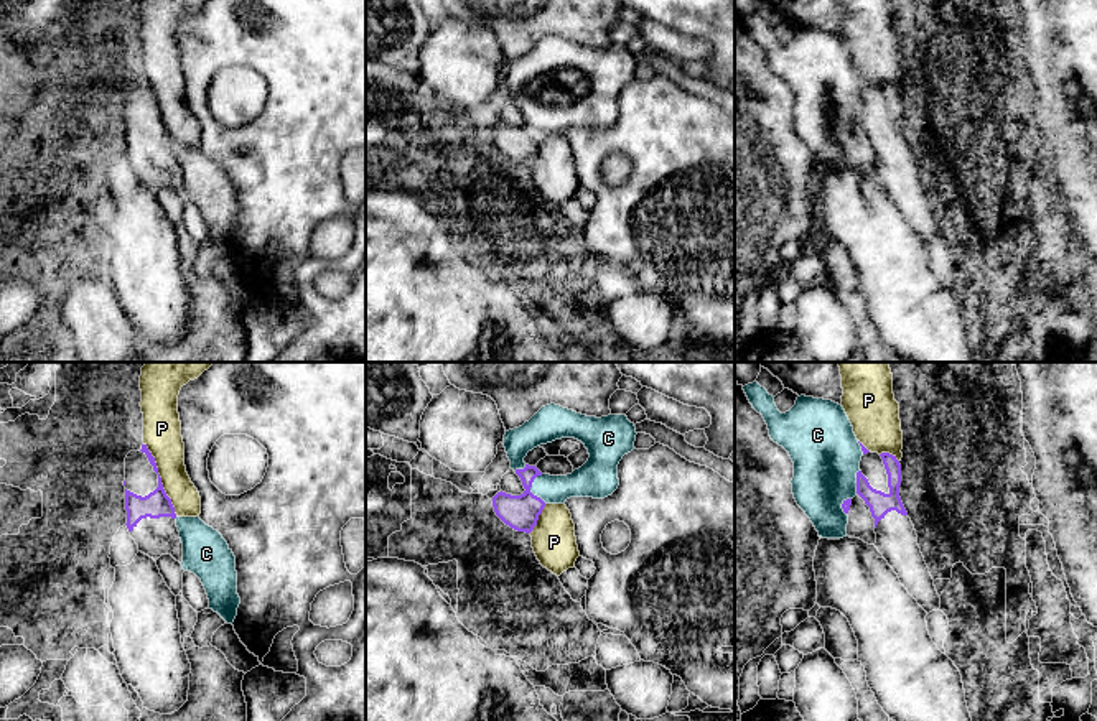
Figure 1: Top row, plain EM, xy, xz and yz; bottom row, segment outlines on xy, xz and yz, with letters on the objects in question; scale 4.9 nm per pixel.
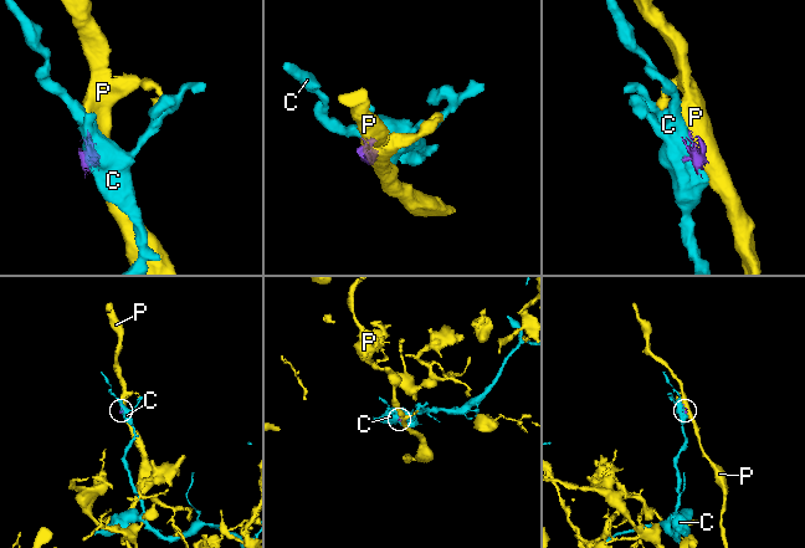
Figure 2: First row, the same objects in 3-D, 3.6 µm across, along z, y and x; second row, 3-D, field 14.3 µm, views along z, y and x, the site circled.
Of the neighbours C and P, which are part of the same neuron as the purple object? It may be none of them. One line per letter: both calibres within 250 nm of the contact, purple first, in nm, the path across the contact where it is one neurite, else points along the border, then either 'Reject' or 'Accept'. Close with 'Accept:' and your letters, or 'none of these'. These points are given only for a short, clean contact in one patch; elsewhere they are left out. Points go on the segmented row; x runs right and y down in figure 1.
C: Thickness 180 nm (purple) against 140 nm. Reject
P: Thickness 130 nm (purple) against 190 nm. Reject
Accept: none of these

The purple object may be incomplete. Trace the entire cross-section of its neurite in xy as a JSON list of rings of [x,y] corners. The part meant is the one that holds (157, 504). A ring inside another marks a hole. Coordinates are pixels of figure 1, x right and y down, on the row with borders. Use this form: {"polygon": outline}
{"polygon": [[[147,444],[130,451],[125,458],[125,510],[127,528],[138,545],[138,551],[155,561],[171,555],[183,561],[183,543],[176,527],[176,514],[166,495],[155,458]]]}

